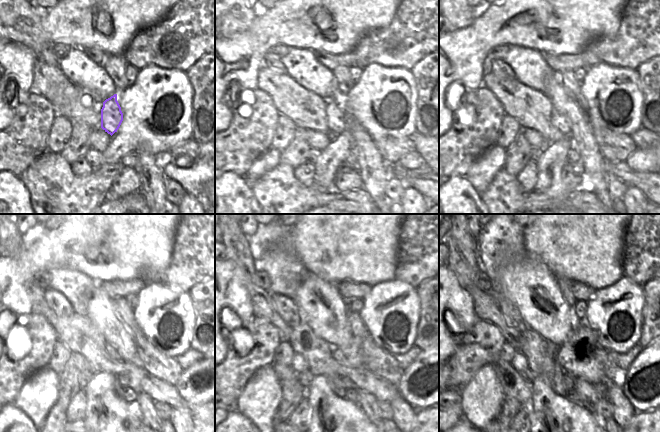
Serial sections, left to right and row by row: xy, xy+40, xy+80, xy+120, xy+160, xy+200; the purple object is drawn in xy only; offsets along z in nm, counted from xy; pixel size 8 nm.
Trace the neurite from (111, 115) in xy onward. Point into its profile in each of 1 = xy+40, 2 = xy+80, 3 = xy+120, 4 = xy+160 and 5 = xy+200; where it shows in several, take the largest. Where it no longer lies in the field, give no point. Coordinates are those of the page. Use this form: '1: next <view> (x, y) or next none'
1: next xy+40 (336, 119)
2: next xy+80 (560, 121)
3: next xy+120 (113, 350)
4: next xy+160 (352, 355)
5: next xy+200 (581, 355)

